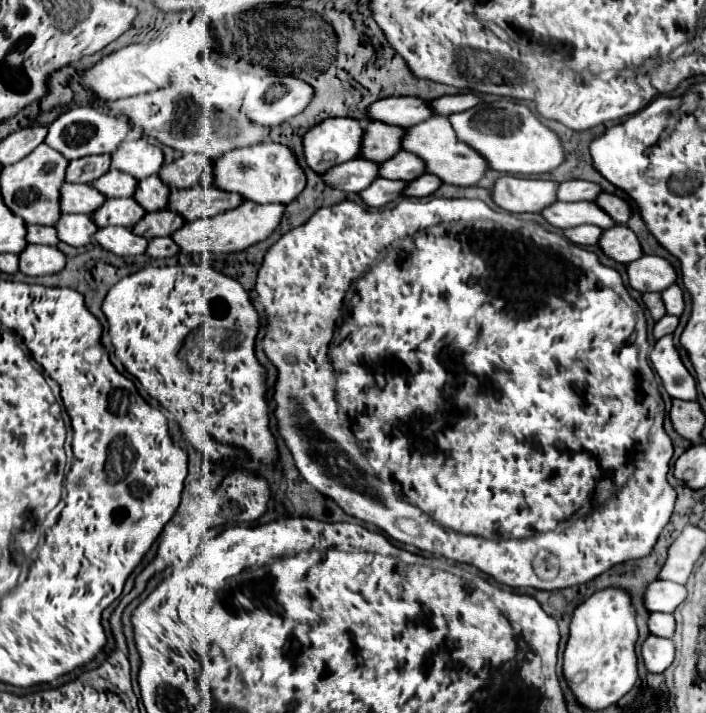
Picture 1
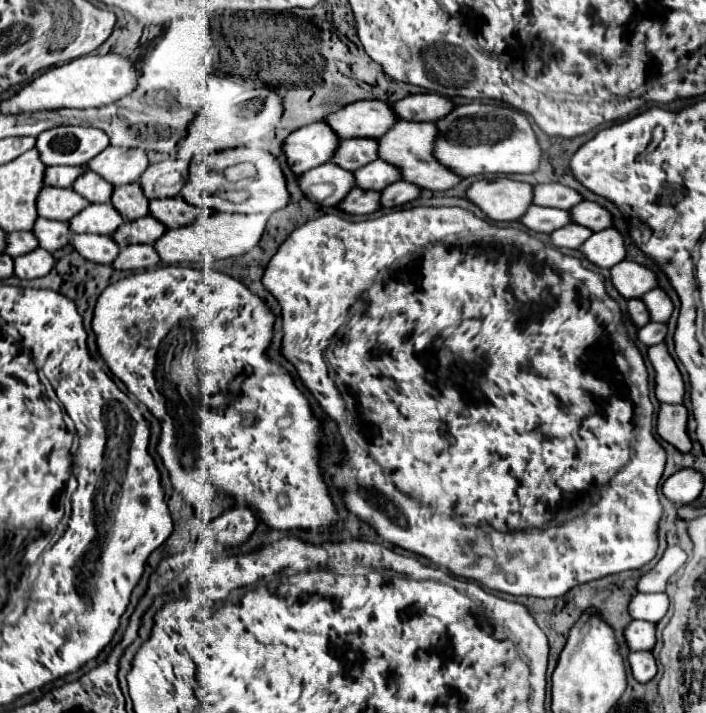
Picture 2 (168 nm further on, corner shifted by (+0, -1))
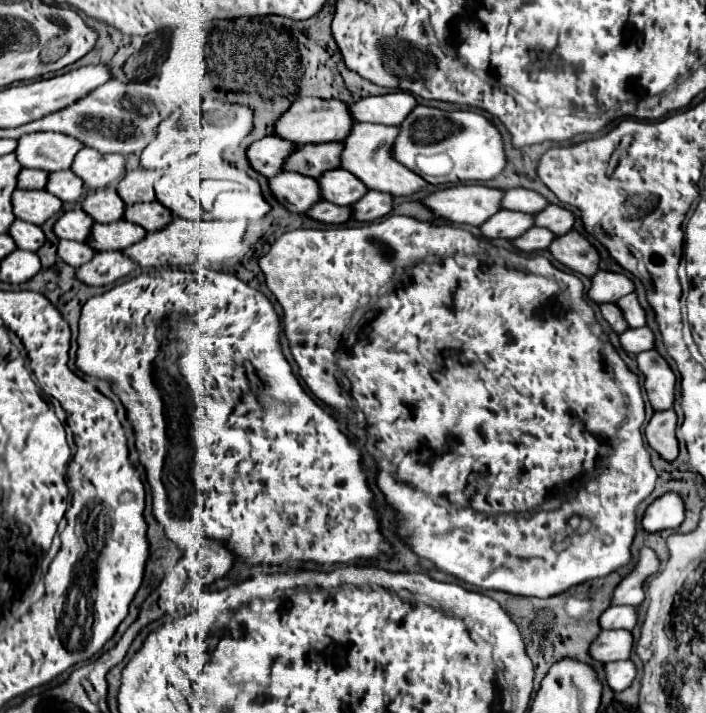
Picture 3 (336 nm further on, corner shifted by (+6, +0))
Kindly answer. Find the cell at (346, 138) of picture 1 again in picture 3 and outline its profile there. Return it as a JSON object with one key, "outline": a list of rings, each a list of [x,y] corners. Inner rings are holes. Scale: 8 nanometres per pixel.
{"outline":[[[270,136],[270,138],[258,140],[250,146],[248,158],[256,172],[260,172],[268,178],[274,178],[282,172],[282,162],[286,162],[286,154],[292,154],[296,148],[298,148],[298,144],[294,144],[286,138]]]}

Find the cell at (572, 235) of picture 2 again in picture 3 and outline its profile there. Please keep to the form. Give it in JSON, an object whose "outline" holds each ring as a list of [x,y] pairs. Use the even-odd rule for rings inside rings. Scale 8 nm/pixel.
{"outline":[[[534,226],[526,234],[512,240],[512,244],[522,252],[540,252],[546,250],[550,242],[554,242],[554,236],[556,234],[550,234],[550,230],[542,230],[540,226]]]}

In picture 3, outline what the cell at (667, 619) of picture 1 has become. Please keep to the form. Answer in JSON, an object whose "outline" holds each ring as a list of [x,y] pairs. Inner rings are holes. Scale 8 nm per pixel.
{"outline":[[[602,630],[598,640],[592,642],[590,654],[604,664],[614,660],[628,660],[632,654],[634,636],[630,630]]]}

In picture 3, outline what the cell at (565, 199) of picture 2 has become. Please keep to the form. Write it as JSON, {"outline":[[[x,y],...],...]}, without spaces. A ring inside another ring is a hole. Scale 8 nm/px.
{"outline":[[[514,188],[514,190],[506,190],[506,196],[502,200],[502,206],[506,210],[538,212],[538,210],[544,210],[548,206],[548,200],[542,194],[538,194],[538,192]]]}

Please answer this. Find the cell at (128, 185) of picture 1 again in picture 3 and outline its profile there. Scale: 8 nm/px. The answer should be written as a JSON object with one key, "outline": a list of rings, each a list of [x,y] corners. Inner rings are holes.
{"outline":[[[62,170],[62,172],[52,172],[48,176],[46,190],[58,196],[64,202],[80,202],[86,196],[86,186],[84,182],[72,172],[72,170]]]}

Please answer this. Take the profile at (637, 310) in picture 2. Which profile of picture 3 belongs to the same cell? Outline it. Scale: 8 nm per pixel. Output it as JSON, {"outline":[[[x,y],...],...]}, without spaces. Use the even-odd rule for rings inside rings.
{"outline":[[[602,304],[600,310],[602,310],[602,316],[608,320],[608,324],[614,328],[616,334],[622,334],[624,330],[628,330],[628,326],[622,318],[622,310],[618,310],[616,304]]]}

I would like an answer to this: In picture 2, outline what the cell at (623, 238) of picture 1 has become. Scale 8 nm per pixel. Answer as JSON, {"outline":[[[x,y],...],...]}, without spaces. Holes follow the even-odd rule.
{"outline":[[[604,229],[598,233],[592,233],[578,249],[590,263],[596,267],[614,267],[626,257],[624,249],[624,235],[616,229]]]}

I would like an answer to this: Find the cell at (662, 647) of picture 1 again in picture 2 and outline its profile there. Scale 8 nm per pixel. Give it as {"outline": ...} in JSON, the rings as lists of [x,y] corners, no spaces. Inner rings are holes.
{"outline":[[[652,651],[630,653],[628,663],[632,667],[632,677],[638,683],[648,683],[656,675],[656,657],[652,655]]]}

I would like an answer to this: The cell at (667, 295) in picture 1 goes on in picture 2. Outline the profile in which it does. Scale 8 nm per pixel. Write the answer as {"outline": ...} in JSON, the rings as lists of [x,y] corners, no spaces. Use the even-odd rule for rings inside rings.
{"outline":[[[656,287],[656,289],[648,291],[646,295],[642,295],[640,299],[642,299],[642,303],[648,309],[650,321],[666,323],[670,319],[670,315],[672,315],[672,301],[670,301],[670,297],[662,289]]]}

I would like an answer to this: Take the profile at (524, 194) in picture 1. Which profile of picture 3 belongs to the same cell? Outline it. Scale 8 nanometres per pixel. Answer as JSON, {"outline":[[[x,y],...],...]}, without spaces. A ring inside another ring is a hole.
{"outline":[[[458,184],[434,192],[424,198],[424,204],[446,222],[480,226],[502,210],[498,206],[498,202],[502,202],[502,194],[504,190],[488,188],[484,184]]]}

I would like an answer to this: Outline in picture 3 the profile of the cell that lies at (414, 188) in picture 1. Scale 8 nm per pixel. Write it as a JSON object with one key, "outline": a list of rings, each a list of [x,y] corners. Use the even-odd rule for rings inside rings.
{"outline":[[[370,190],[364,198],[360,198],[354,204],[354,218],[360,222],[374,222],[386,214],[390,214],[394,208],[394,196],[382,194]]]}

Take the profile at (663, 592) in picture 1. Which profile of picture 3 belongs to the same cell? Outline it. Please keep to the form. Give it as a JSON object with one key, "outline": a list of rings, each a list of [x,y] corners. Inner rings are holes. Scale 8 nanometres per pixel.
{"outline":[[[610,606],[602,616],[600,616],[600,626],[604,630],[610,628],[626,628],[632,630],[638,622],[638,610],[636,606]]]}

